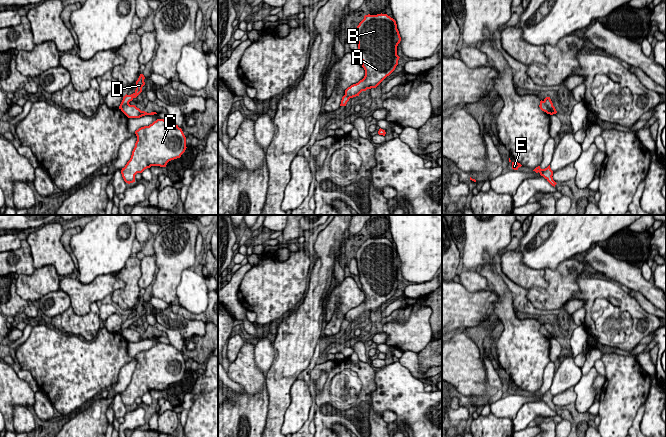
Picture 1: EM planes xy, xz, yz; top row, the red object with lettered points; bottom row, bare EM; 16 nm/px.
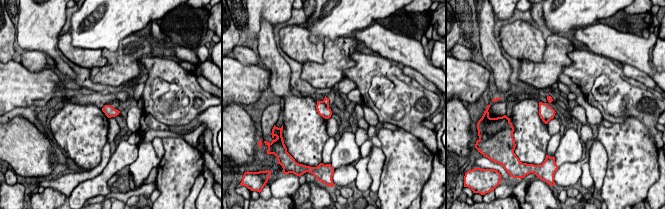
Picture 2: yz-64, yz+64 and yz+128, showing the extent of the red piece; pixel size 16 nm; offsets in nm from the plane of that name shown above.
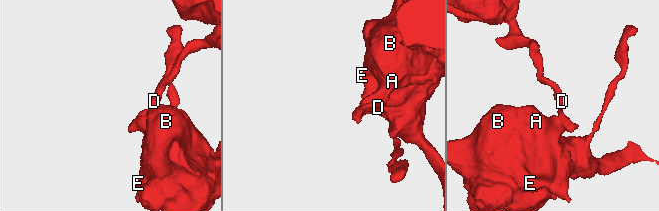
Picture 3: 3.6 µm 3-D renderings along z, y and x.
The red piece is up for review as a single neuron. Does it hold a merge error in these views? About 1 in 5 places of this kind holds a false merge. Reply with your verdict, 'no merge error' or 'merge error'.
no merge error

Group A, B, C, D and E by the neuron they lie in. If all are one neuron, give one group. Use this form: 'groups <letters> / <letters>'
groups A B C D E

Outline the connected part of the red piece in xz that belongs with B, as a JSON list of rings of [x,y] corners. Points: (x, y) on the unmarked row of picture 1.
[[[387,238],[365,239],[356,252],[358,275],[365,300],[345,314],[340,330],[362,315],[376,312],[398,289],[397,270],[401,265],[396,245]]]

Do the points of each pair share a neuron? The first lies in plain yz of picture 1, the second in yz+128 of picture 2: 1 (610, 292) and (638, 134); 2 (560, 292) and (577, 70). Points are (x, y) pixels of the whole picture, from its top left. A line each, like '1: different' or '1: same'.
1: different
2: different

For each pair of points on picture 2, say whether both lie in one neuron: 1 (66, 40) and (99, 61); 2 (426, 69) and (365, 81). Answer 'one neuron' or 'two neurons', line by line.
1: one neuron
2: two neurons

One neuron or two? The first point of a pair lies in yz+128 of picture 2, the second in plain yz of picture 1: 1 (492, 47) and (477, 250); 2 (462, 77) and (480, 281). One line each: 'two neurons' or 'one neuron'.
1: two neurons
2: two neurons

